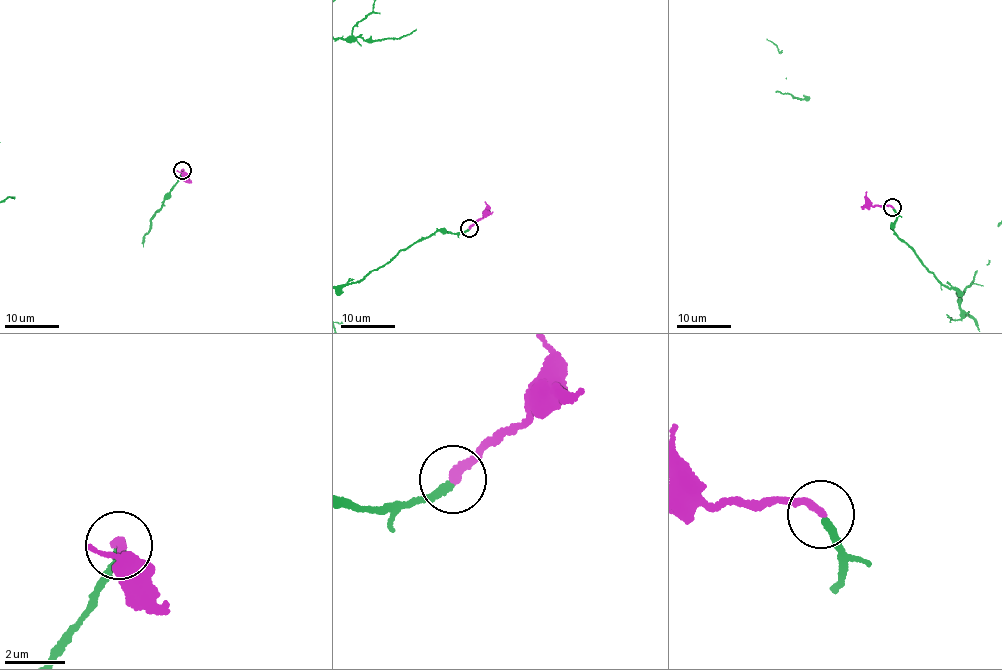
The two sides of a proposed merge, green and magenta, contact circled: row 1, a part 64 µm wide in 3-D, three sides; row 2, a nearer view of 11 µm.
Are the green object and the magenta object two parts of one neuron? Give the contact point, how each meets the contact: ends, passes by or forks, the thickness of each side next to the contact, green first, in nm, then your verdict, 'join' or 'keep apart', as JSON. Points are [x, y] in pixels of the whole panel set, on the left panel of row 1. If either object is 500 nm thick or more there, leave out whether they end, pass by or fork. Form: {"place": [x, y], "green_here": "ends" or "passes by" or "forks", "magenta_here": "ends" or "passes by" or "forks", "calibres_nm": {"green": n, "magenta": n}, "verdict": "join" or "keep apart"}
{"place": [182, 170], "green_here": "ends", "magenta_here": "ends", "calibres_nm": {"green": 240, "magenta": 300}, "verdict": "keep apart"}

